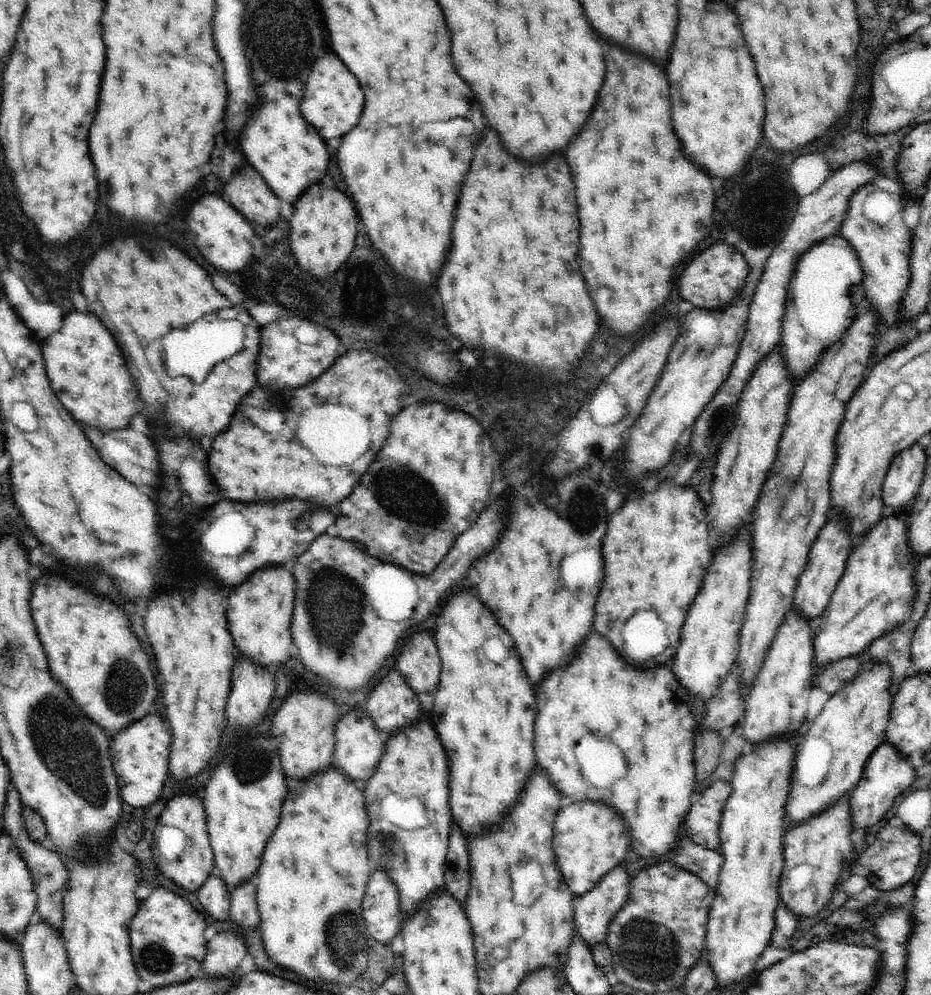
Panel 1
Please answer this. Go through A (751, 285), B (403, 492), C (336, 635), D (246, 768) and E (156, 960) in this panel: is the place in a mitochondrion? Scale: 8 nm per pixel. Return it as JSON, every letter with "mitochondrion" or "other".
{"A":"other","B":"mitochondrion","C":"mitochondrion","D":"mitochondrion","E":"mitochondrion"}

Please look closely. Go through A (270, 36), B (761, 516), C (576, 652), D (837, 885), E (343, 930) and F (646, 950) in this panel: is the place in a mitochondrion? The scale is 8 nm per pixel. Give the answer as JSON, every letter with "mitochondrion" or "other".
{"A":"mitochondrion","B":"other","C":"other","D":"other","E":"mitochondrion","F":"mitochondrion"}

